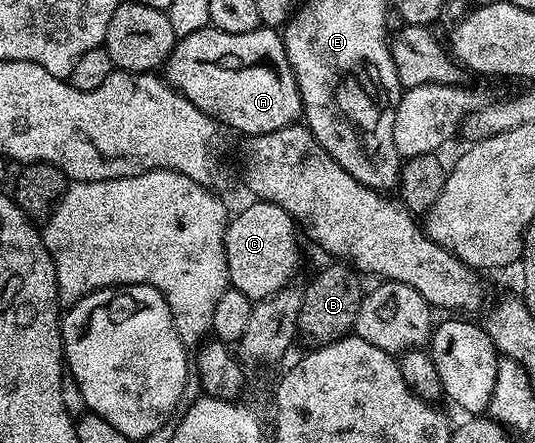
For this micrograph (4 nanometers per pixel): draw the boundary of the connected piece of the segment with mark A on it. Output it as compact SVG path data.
M261 25L252 32L239 34L207 28L178 38L174 51L164 63L164 77L188 101L196 104L200 112L204 112L223 127L231 126L232 129L239 130L245 136L276 132L276 128L295 125L302 118L300 88L288 64L281 33L272 26Z

